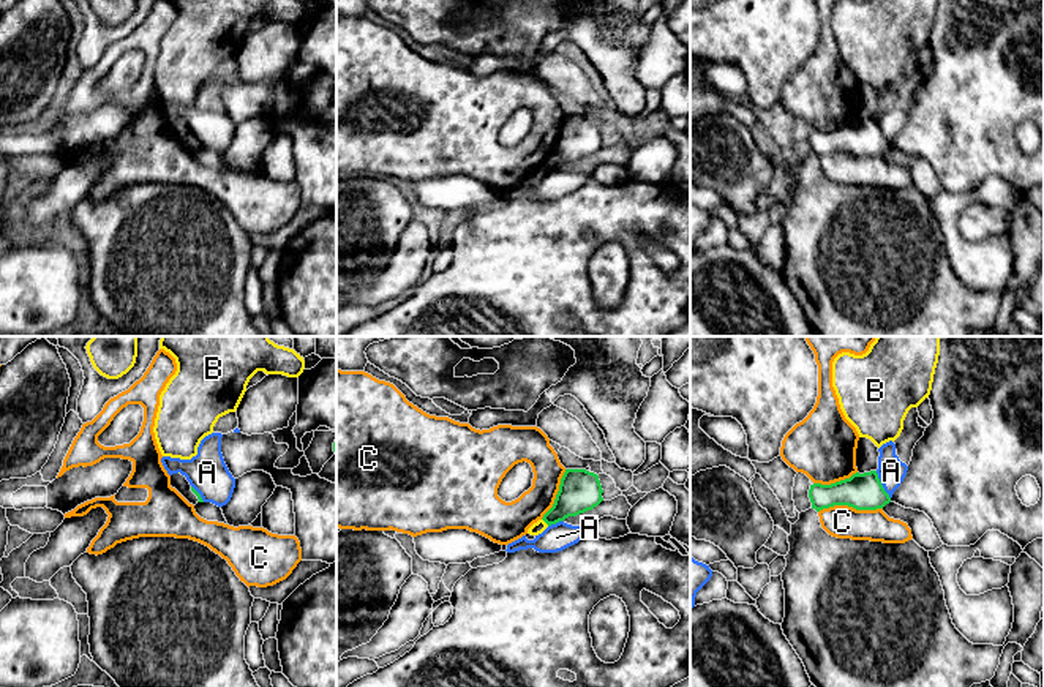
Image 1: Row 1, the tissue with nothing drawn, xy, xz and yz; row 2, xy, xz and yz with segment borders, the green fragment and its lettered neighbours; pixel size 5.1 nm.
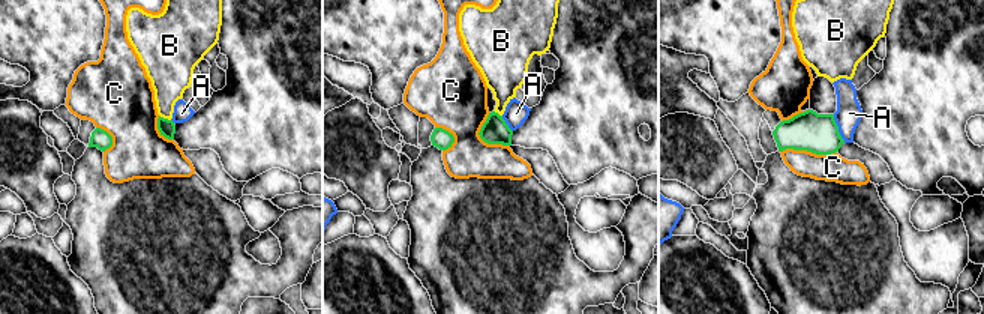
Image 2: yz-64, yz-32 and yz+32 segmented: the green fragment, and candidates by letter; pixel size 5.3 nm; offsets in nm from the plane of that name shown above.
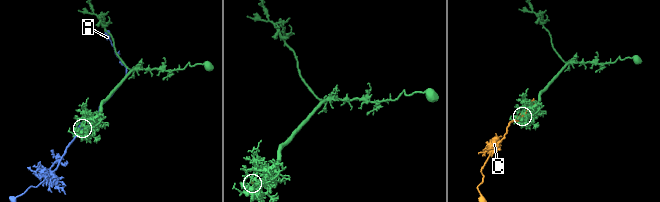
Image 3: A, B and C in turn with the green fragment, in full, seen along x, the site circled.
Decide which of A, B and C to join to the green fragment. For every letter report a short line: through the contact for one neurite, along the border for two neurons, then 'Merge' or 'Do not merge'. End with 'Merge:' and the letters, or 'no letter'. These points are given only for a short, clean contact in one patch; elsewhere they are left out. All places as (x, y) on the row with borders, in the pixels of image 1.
A: Do not merge
B: Line: xz (542, 518), (548, 525). Do not merge
C: Do not merge
Merge: no letter

